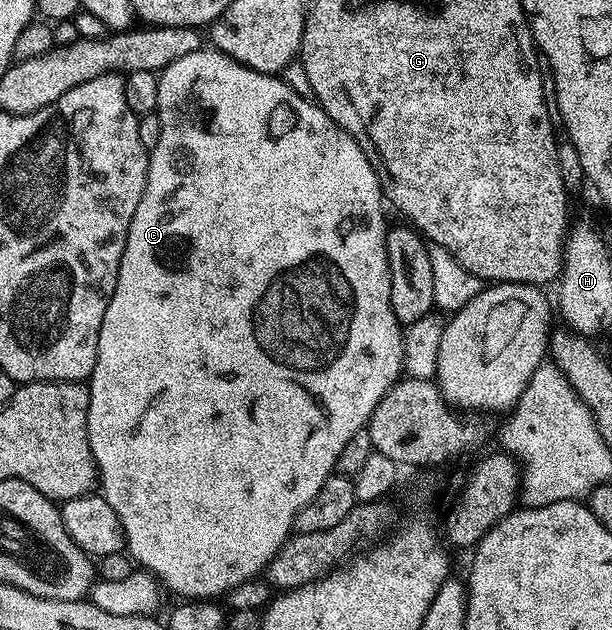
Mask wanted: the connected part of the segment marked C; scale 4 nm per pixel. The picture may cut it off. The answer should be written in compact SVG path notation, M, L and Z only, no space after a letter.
M212 46L198 48L193 54L185 54L185 58L177 58L177 62L163 69L158 73L158 77L157 111L161 118L161 138L157 138L157 146L149 152L145 190L141 194L141 202L137 202L137 214L133 214L133 222L129 222L129 234L125 238L125 250L119 263L117 286L101 322L97 362L89 377L91 397L87 429L101 494L109 502L109 506L117 510L117 516L123 526L125 548L132 561L140 569L157 577L166 587L168 584L179 598L219 598L235 586L258 577L264 571L266 564L279 552L279 547L292 535L297 514L301 514L301 510L305 510L305 506L309 506L309 502L317 498L317 490L321 490L321 486L325 486L327 479L335 472L335 463L337 458L341 458L345 442L349 442L349 438L353 438L357 430L366 428L377 402L381 402L383 395L400 380L403 372L403 328L393 314L391 305L391 263L387 260L389 223L387 224L386 218L383 217L385 197L377 174L369 158L365 158L365 150L361 150L358 142L344 128L337 126L337 122L333 122L333 118L329 118L329 114L325 114L325 110L319 107L314 99L297 94L297 90L290 88L278 75L259 73Z

